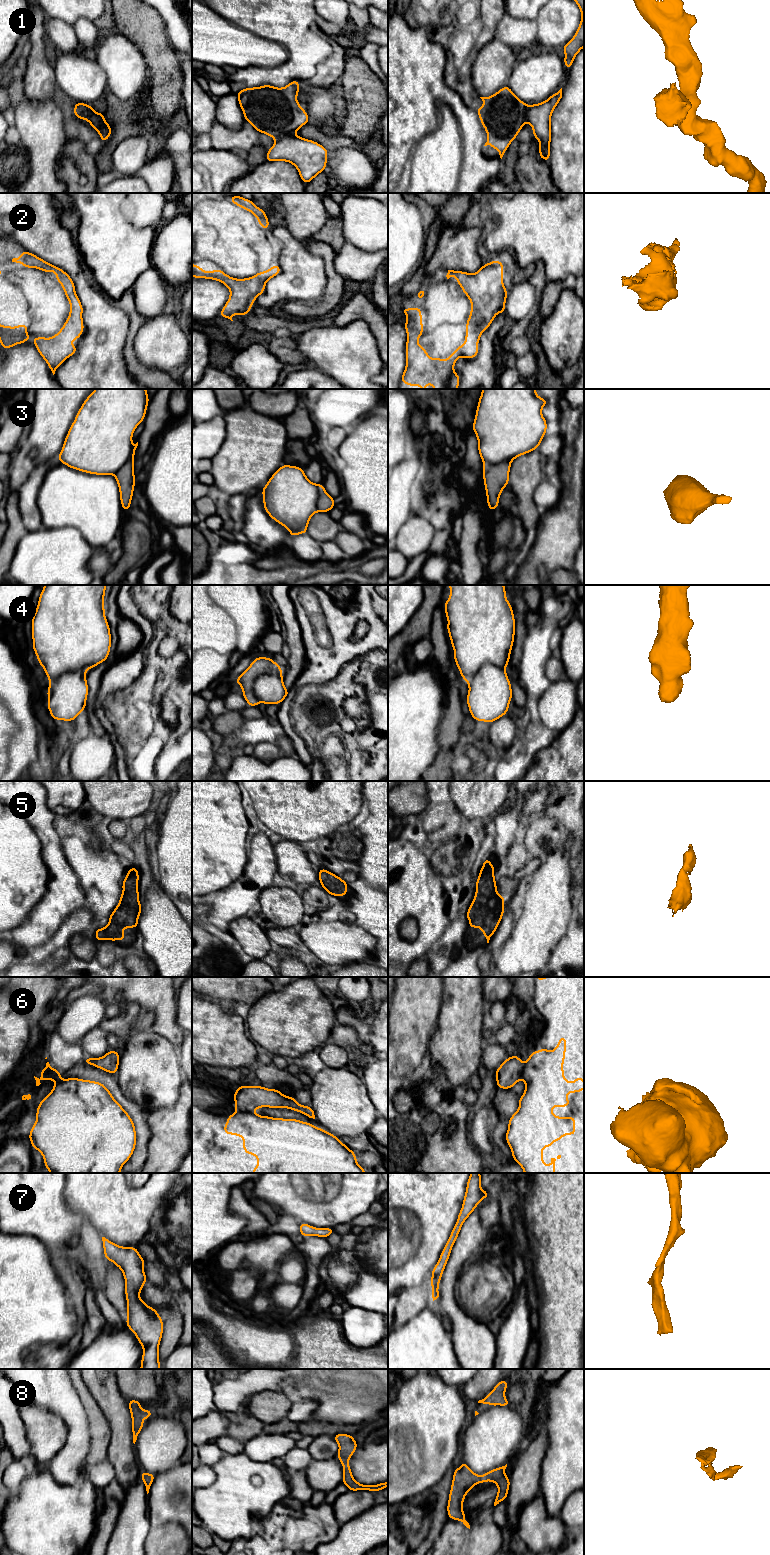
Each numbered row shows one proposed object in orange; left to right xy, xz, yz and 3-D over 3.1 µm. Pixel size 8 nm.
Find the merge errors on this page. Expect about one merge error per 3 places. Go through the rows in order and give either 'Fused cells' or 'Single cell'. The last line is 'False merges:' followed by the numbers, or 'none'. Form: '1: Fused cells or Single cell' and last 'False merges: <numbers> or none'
1: Fused cells
2: Single cell
3: Fused cells
4: Single cell
5: Single cell
6: Fused cells
7: Single cell
8: Single cell
False merges: 1, 3, 6

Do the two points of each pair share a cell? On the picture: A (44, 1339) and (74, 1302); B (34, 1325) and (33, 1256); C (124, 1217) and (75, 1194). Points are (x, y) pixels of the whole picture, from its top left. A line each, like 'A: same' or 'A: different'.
A: different
B: same
C: same

